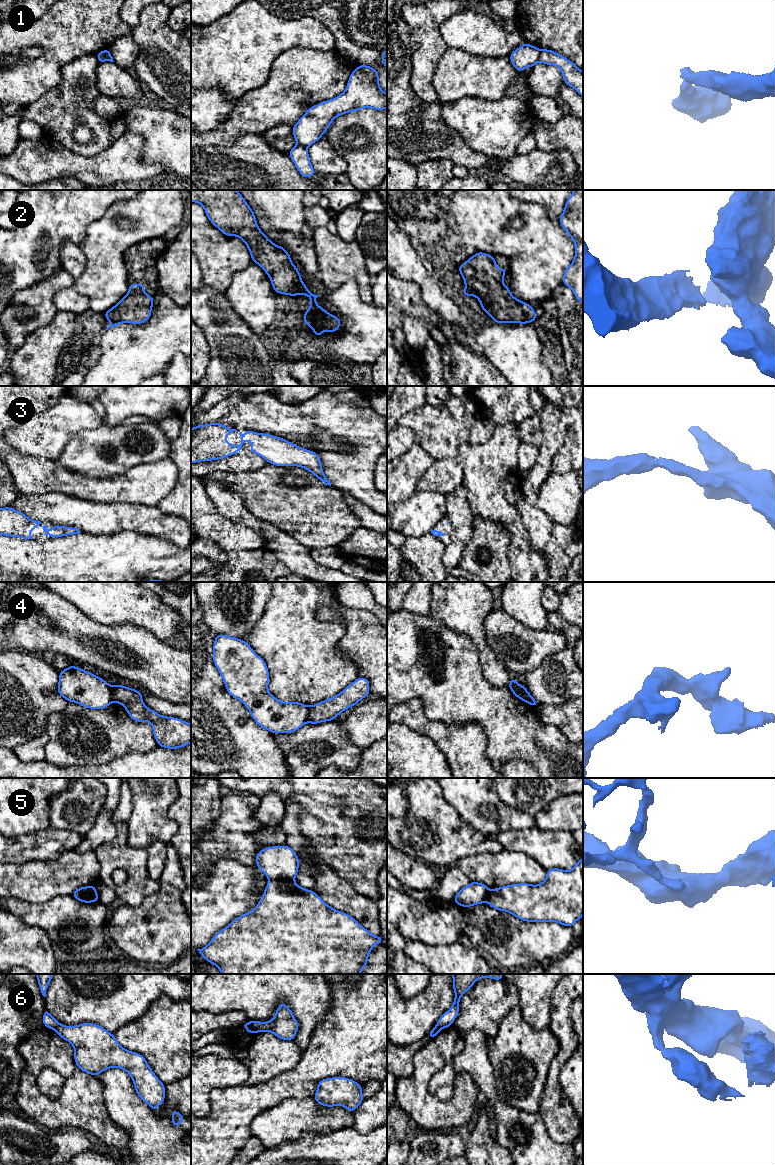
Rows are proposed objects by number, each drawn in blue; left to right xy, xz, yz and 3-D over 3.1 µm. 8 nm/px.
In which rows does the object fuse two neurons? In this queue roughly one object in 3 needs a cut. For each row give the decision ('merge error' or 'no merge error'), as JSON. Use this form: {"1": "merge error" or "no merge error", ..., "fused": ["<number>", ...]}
{"1": "merge error", "2": "merge error", "3": "no merge error", "4": "merge error", "5": "merge error", "6": "merge error", "fused": ["1", "2", "4", "5", "6"]}

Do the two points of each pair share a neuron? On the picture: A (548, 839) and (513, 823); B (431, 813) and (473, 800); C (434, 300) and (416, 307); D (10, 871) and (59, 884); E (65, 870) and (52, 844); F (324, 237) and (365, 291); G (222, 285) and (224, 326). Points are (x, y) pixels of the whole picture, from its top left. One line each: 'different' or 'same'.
A: different
B: different
C: different
D: same
E: different
F: same
G: different

